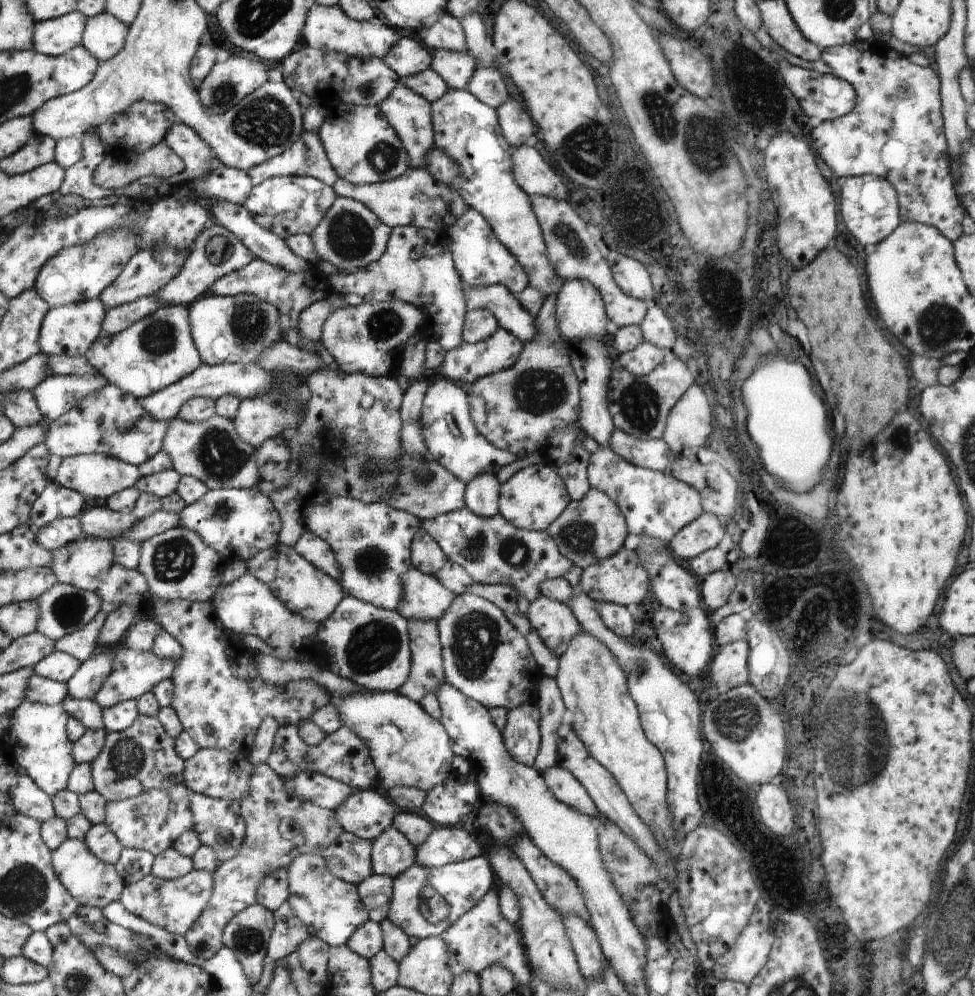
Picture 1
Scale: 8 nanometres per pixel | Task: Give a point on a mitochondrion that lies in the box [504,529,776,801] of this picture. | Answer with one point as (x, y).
(735, 720)

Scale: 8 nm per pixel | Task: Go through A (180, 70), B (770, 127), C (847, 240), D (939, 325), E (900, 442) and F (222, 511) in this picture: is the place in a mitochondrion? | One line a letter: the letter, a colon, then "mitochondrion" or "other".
A: other
B: other
C: other
D: mitochondrion
E: mitochondrion
F: mitochondrion

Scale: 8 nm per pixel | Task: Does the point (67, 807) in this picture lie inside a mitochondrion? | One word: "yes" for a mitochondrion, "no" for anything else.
no

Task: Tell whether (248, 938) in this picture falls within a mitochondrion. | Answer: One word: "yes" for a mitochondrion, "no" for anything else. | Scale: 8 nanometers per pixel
yes

